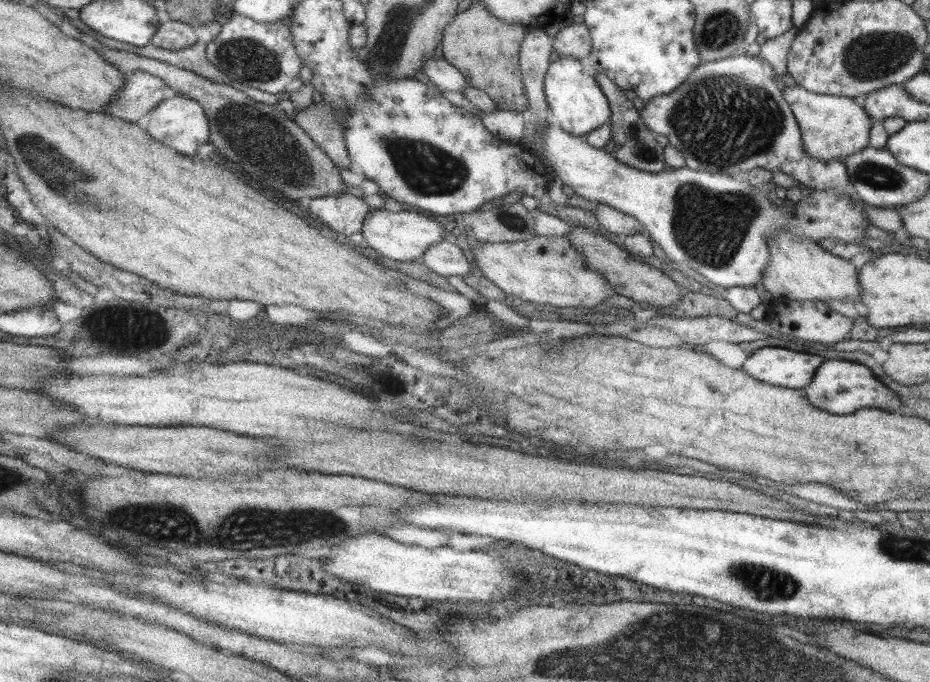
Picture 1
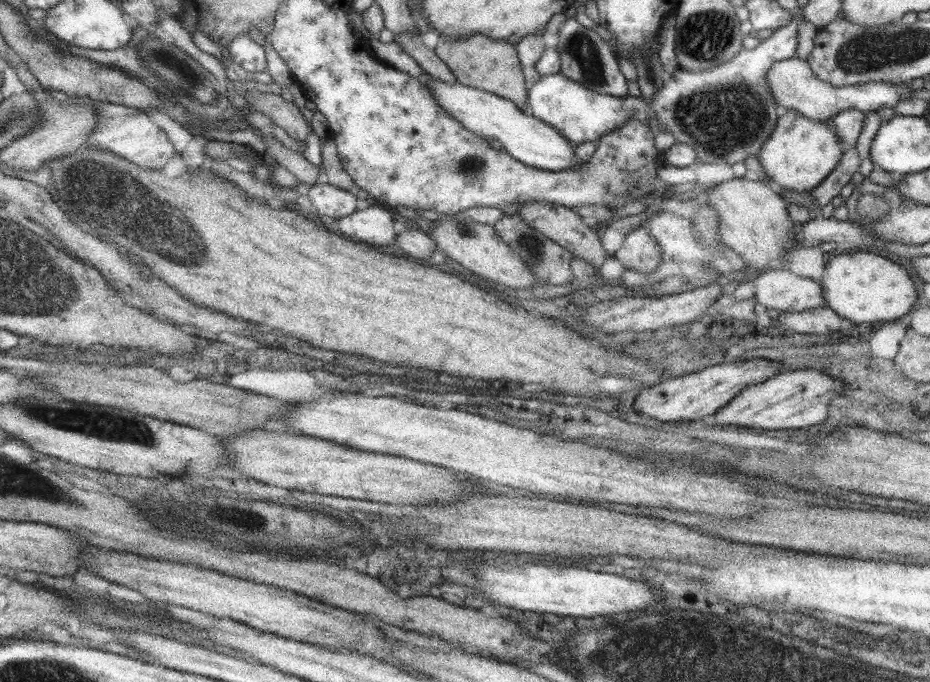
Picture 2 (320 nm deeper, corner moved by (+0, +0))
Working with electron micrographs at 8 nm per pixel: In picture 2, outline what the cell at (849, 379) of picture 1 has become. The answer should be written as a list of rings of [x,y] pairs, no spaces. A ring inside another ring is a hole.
[[[814,368],[784,371],[762,383],[743,388],[714,412],[710,426],[762,428],[765,432],[813,427],[813,424],[818,425],[827,418],[829,400],[836,394],[842,396],[845,389],[846,384],[842,380],[831,378]]]

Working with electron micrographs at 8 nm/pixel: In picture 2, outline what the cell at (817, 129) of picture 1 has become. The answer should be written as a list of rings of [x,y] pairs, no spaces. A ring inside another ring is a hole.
[[[795,110],[779,113],[769,138],[759,147],[756,159],[762,166],[767,180],[773,180],[780,188],[795,192],[809,192],[835,168],[844,152],[831,125],[827,121],[809,120]]]

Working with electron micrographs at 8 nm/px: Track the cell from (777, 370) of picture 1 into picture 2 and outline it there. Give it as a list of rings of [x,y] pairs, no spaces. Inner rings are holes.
[[[764,358],[744,360],[739,364],[717,364],[709,366],[705,370],[689,370],[688,373],[669,375],[667,379],[645,386],[645,390],[639,390],[637,398],[634,398],[633,410],[639,412],[639,416],[649,416],[659,422],[675,422],[687,420],[692,423],[701,420],[707,414],[725,406],[733,396],[748,386],[762,383],[780,372],[778,362],[765,360]]]

